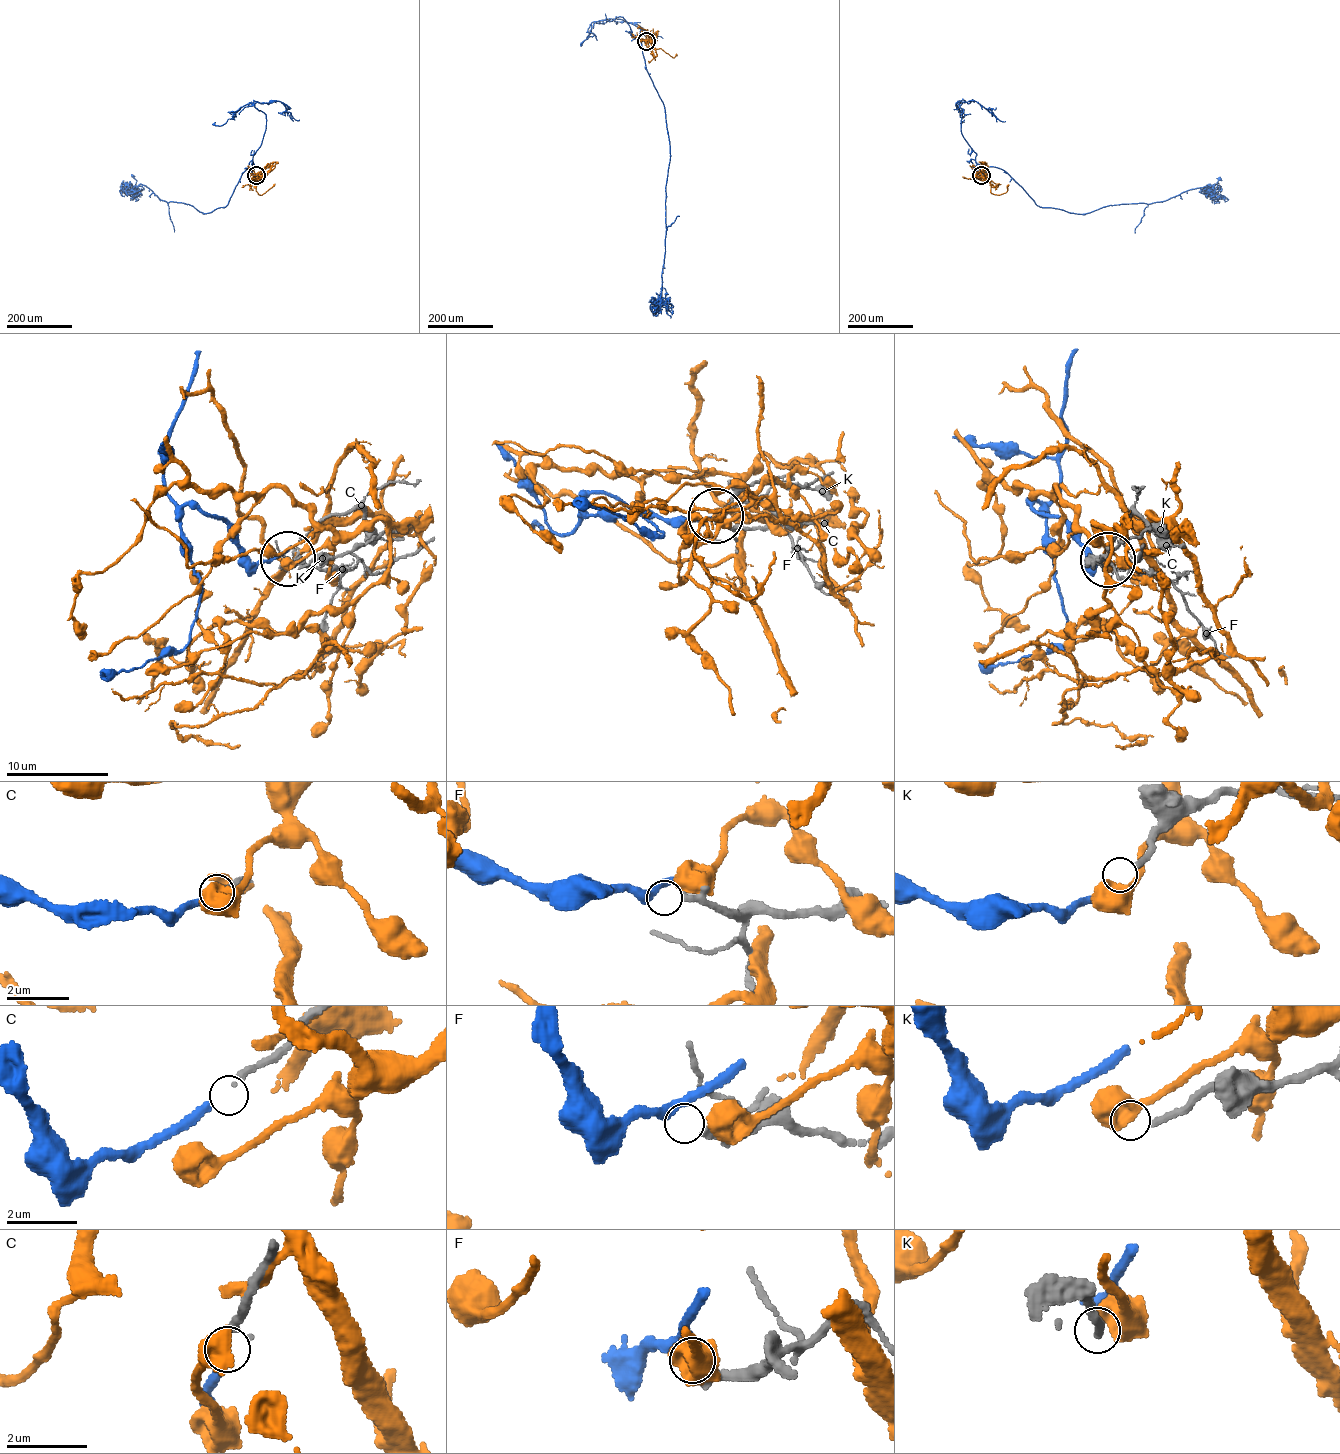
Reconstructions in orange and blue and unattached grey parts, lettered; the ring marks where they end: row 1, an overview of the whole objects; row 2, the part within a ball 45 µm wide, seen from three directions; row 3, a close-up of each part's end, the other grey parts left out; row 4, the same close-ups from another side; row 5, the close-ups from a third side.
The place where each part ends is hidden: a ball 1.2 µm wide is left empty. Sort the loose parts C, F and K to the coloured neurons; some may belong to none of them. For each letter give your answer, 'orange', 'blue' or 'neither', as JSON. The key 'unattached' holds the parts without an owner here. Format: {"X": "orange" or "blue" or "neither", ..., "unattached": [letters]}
{"C": "blue", "F": "neither", "K": "neither", "unattached": ["F", "K"]}

